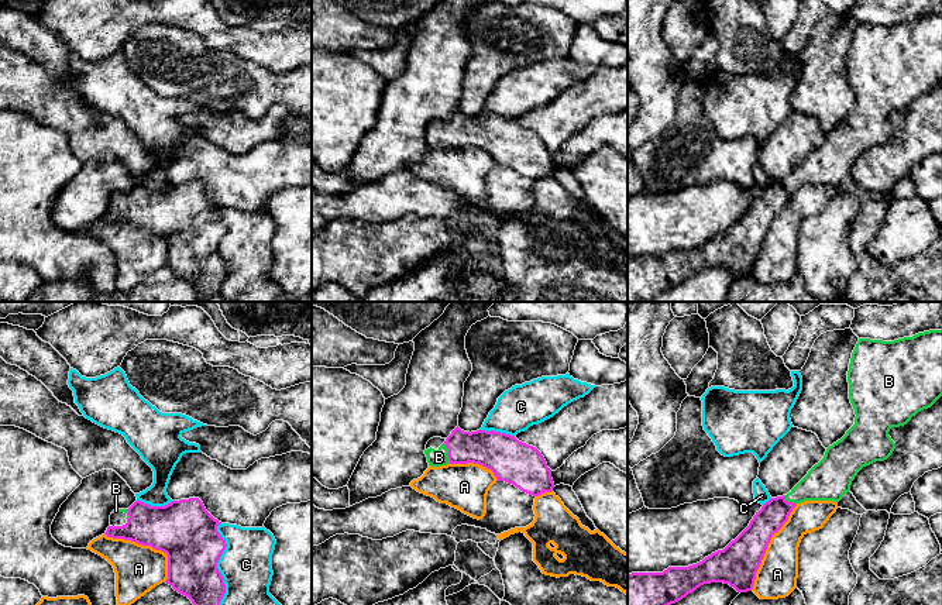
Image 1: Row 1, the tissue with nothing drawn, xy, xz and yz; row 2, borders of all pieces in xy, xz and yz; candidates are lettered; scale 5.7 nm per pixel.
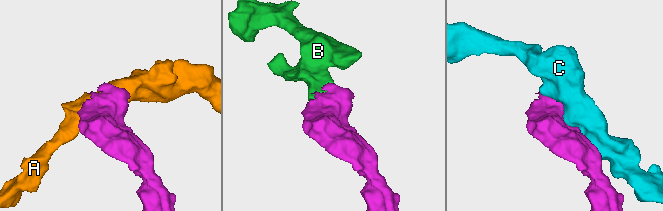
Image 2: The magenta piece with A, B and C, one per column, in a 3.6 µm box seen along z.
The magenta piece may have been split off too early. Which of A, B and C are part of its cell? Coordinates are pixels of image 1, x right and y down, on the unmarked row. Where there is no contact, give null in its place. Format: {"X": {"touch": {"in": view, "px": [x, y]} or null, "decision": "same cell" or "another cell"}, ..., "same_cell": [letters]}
{"A": {"touch": {"in": "xy", "px": [148, 229]}, "decision": "another cell"}, "B": {"touch": {"in": "xz", "px": [449, 137]}, "decision": "same cell"}, "C": {"touch": {"in": "xy", "px": [216, 248]}, "decision": "another cell"}, "same_cell": ["B"]}

